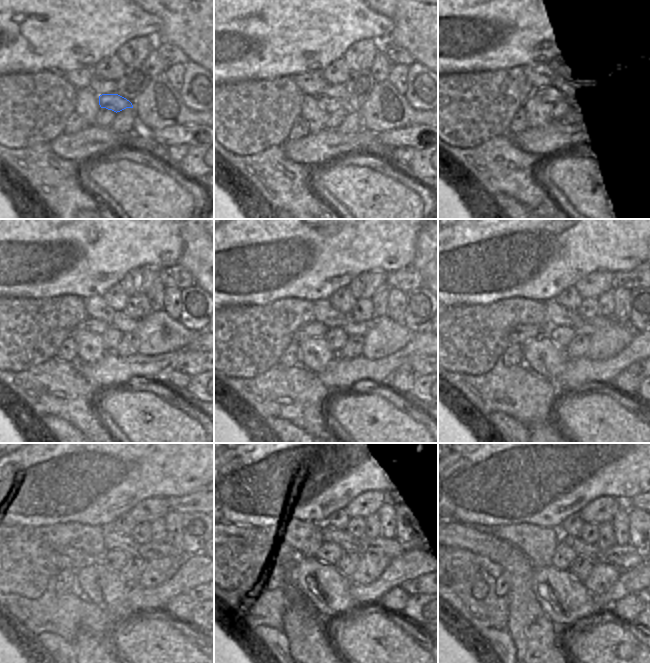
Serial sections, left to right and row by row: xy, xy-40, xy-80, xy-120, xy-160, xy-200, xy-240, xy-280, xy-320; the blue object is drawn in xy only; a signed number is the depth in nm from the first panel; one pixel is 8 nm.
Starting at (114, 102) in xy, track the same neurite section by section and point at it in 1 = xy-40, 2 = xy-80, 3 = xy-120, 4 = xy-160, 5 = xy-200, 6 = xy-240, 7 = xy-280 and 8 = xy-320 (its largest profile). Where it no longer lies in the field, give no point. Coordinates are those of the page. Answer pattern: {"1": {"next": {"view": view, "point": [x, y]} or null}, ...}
{"1": {"next": {"view": "xy-40", "point": [329, 104]}}, "2": {"next": {"view": "xy-80", "point": [549, 97]}}, "3": {"next": {"view": "xy-120", "point": [92, 325]}}, "4": {"next": {"view": "xy-160", "point": [314, 329]}}, "5": {"next": {"view": "xy-200", "point": [523, 333]}}, "6": {"next": {"view": "xy-240", "point": [65, 558]}}, "7": {"next": {"view": "xy-280", "point": [283, 556]}}, "8": {"next": {"view": "xy-320", "point": [481, 541]}}}

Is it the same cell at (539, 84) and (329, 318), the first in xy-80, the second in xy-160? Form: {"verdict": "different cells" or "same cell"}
{"verdict": "same cell"}

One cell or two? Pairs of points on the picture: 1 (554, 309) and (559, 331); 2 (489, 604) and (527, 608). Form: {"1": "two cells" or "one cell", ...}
{"1": "two cells", "2": "two cells"}

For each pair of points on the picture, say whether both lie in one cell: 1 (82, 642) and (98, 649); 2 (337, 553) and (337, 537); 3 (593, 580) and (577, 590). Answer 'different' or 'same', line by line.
1: same
2: different
3: different

